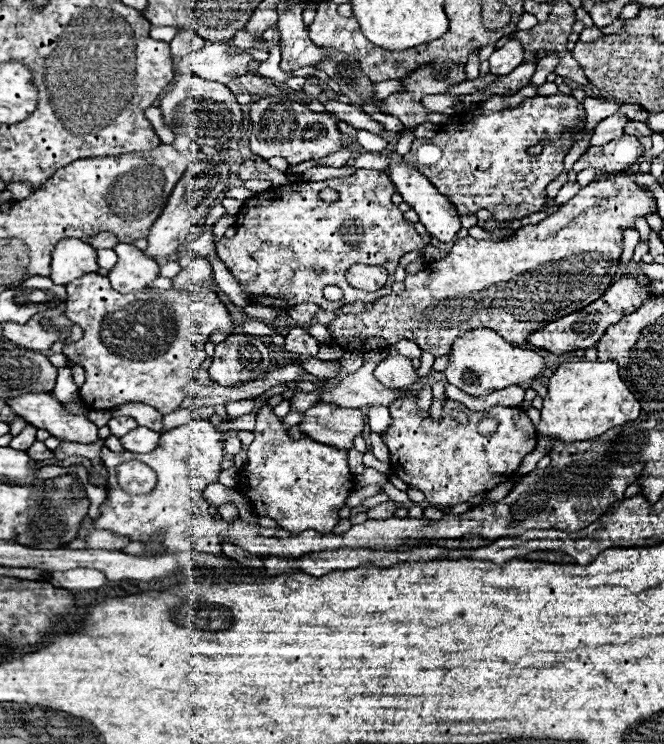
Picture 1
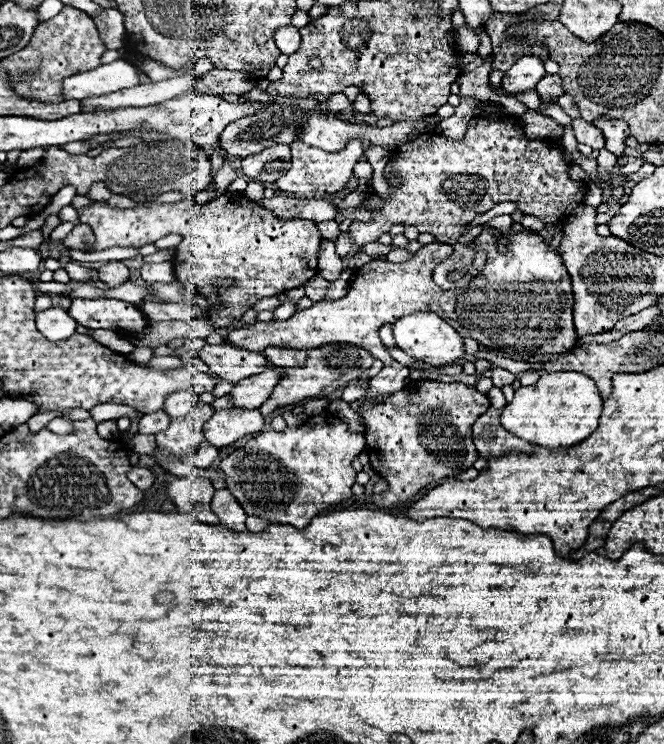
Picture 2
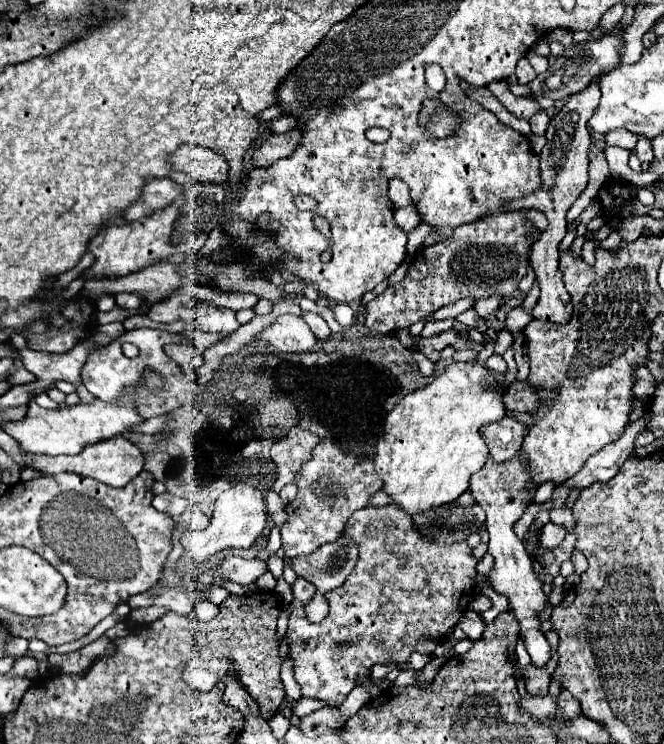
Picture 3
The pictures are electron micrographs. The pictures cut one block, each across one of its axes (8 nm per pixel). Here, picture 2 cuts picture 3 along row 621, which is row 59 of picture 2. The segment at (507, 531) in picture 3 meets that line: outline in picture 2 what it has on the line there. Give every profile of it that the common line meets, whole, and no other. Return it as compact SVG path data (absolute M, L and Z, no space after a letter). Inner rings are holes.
M522 56L512 64L510 70L504 72L500 86L510 94L518 94L518 92L534 90L538 80L544 76L546 76L546 70L544 70L544 64L540 58Z

